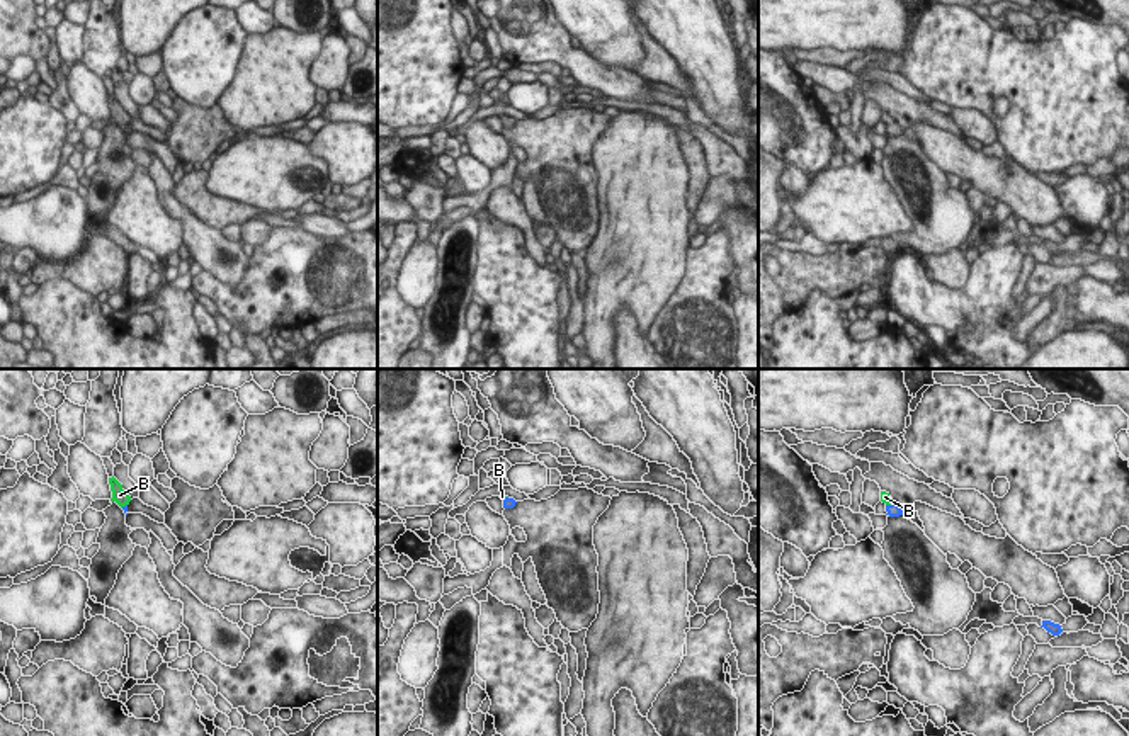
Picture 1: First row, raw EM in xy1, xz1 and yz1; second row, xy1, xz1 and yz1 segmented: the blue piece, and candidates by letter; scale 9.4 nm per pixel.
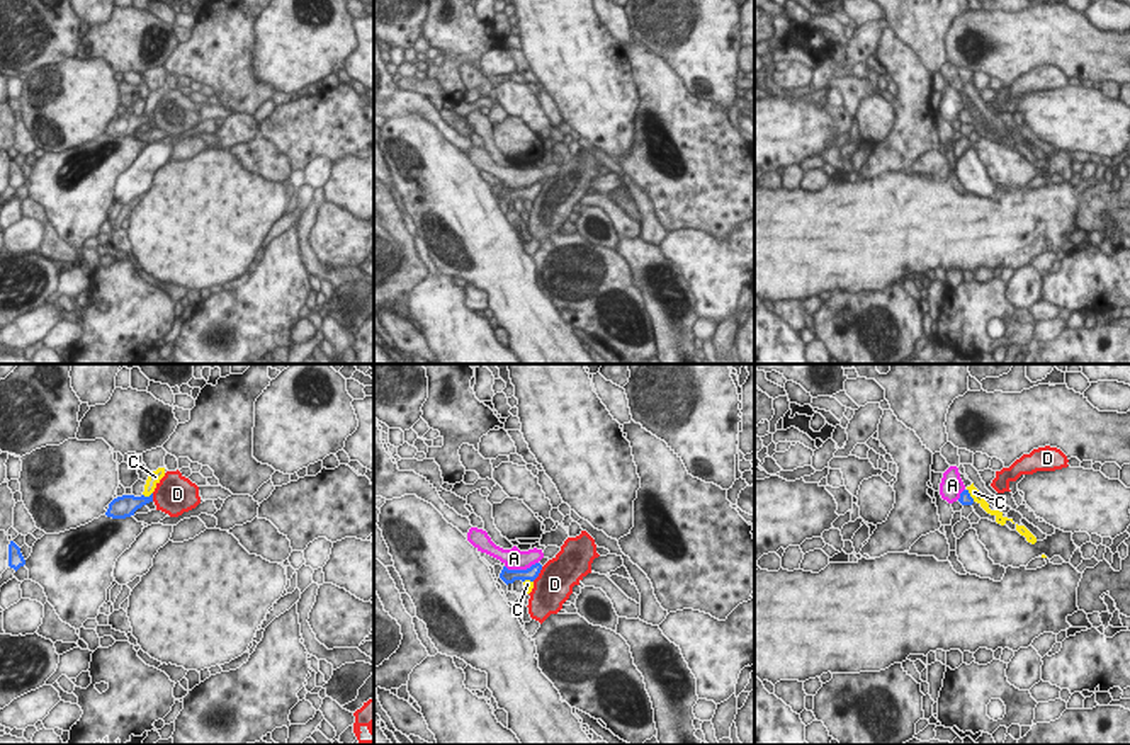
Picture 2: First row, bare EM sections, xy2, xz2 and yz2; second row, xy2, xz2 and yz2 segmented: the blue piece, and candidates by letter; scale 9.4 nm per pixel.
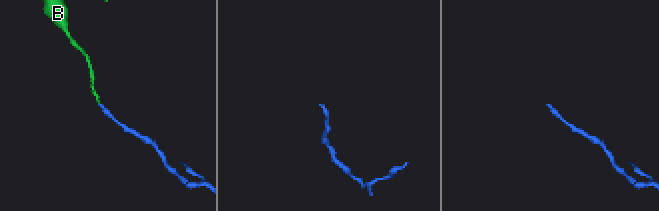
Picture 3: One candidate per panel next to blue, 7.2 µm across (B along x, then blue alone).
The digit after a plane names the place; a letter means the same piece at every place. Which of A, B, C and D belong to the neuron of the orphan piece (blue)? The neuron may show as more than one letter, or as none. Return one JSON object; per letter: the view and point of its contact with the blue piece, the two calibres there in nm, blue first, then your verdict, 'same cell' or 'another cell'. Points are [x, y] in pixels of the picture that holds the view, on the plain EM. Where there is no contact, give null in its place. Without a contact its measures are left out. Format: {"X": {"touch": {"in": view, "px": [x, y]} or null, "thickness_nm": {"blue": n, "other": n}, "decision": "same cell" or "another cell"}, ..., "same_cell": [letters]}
{"A": {"touch": {"in": "xz2", "px": [520, 189]}, "thickness_nm": {"blue": 130, "other": 200}, "decision": "another cell"}, "B": {"touch": {"in": "yz1", "px": [891, 123]}, "thickness_nm": {"blue": 130, "other": 100}, "decision": "same cell"}, "C": {"touch": {"in": "xy2", "px": [146, 116]}, "thickness_nm": {"blue": 200, "other": 120}, "decision": "another cell"}, "D": {"touch": {"in": "xz2", "px": [539, 191]}, "thickness_nm": {"blue": 130, "other": 360}, "decision": "another cell"}, "same_cell": ["B"]}

